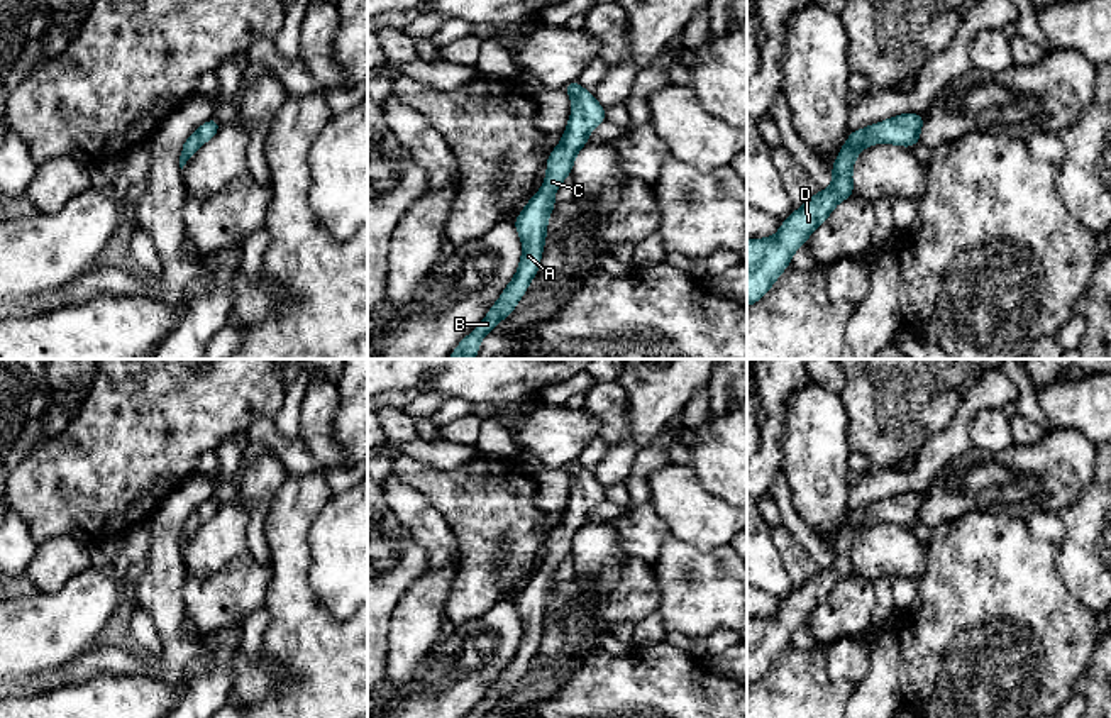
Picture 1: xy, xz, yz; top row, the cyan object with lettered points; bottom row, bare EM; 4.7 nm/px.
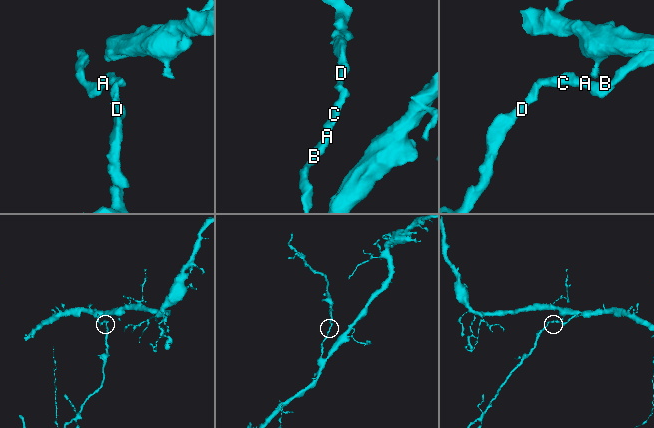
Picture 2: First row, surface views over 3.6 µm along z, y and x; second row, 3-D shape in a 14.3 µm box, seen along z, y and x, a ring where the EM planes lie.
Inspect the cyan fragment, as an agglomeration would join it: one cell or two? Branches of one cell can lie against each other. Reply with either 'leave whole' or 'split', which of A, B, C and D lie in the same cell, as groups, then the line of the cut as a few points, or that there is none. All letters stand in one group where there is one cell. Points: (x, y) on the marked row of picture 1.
leave whole; A B C D; no cut

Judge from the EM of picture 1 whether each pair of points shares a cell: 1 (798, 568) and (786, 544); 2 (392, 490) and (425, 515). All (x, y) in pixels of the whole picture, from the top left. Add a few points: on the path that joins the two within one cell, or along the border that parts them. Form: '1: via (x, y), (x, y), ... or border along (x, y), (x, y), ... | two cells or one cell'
1: via (798, 563), (791, 549) | one cell
2: via (400, 497), (417, 513) | one cell

